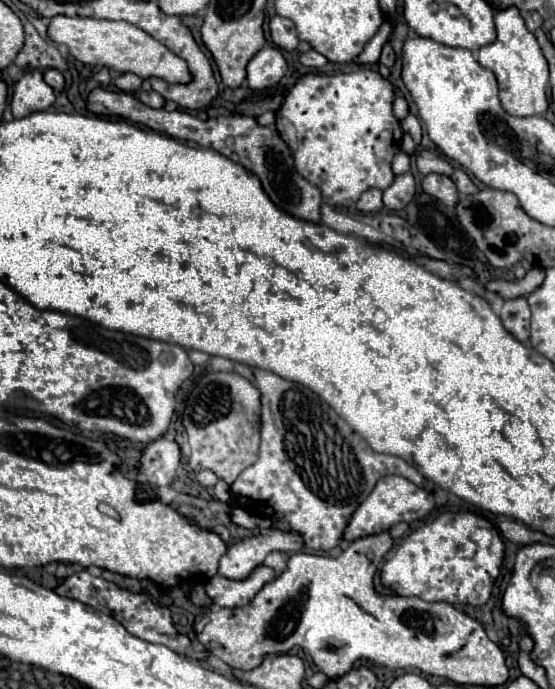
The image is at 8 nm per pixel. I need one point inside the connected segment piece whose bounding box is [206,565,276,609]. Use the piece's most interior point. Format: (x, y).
(225, 592)

